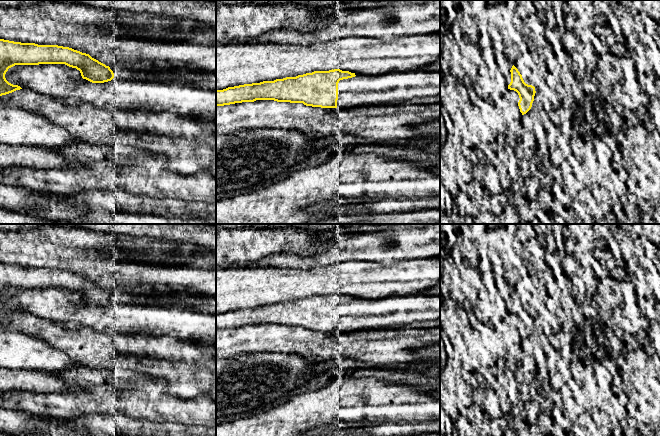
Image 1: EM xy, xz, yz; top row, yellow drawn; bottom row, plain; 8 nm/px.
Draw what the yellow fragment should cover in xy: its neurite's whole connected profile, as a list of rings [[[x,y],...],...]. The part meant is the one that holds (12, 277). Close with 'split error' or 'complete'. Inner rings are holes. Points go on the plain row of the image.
[[[0,263],[0,320],[22,313],[9,307],[5,298],[15,289],[65,288],[80,295],[83,303],[104,307],[113,302],[137,305],[146,302],[173,301],[158,294],[141,295],[128,290],[106,290],[89,278],[58,269],[38,269]]] | split error

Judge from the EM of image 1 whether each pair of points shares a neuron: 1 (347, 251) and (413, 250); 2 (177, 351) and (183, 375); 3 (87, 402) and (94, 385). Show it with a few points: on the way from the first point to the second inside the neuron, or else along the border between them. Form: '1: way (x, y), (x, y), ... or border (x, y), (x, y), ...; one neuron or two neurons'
1: way (363, 249), (397, 249); one neuron
2: way (183, 356), (187, 361), (187, 369); one neuron
3: way (87, 398), (91, 389); one neuron

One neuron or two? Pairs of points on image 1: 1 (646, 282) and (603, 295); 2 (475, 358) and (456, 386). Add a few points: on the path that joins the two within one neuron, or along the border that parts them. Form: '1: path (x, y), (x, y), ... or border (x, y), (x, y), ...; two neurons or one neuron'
1: border (628, 279), (638, 296); two neurons
2: border (450, 366), (455, 371); two neurons

